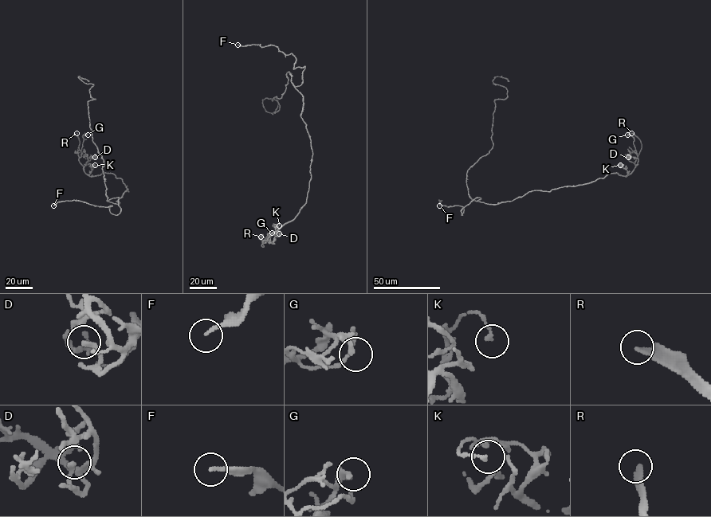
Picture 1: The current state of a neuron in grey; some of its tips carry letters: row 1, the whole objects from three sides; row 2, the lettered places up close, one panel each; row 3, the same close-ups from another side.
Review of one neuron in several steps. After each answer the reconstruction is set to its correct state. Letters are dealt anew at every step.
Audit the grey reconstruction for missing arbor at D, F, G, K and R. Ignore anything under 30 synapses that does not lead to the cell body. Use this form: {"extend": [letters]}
{"extend": ["F", "R"]}

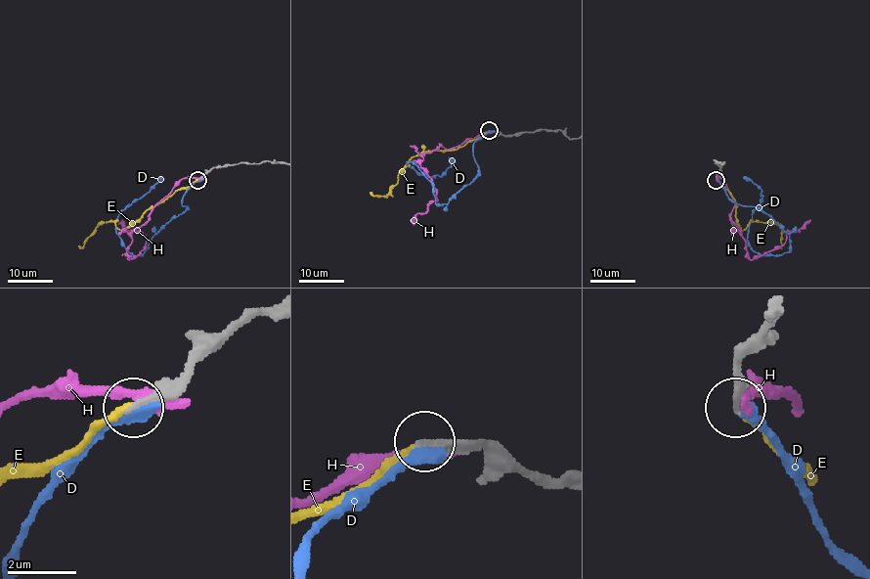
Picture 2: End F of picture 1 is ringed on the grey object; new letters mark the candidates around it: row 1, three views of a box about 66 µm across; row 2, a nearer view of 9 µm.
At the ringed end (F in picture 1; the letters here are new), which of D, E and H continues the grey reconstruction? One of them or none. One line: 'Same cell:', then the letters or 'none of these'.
Same cell: E

